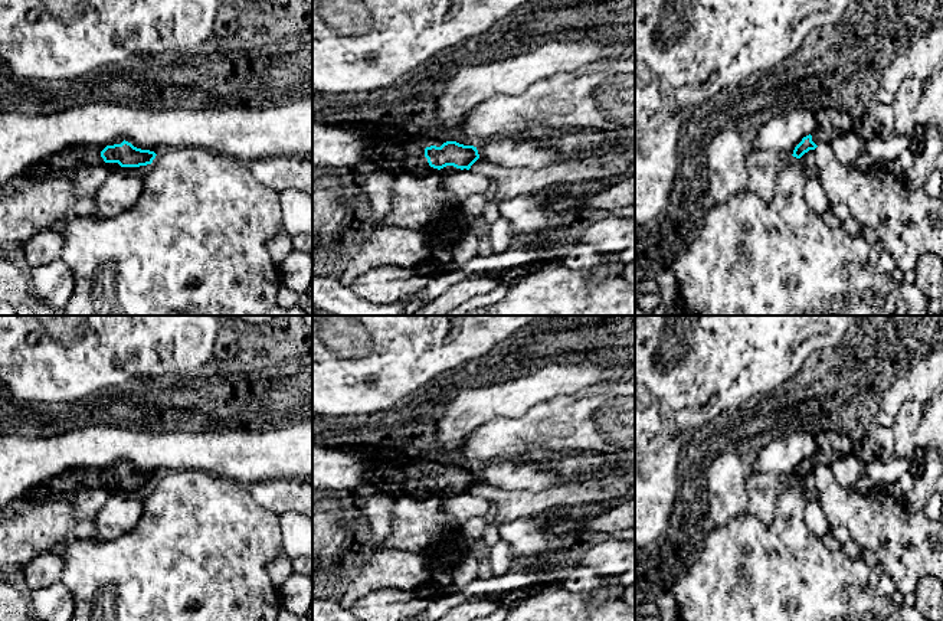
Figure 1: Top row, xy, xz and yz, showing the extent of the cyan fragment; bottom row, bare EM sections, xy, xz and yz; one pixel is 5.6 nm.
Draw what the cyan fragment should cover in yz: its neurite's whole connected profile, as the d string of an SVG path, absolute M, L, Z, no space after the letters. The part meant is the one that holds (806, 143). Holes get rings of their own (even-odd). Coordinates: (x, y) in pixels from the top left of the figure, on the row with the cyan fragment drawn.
M824 108L816 114L818 130L806 137L795 147L793 157L800 158L809 150L818 146L828 146L835 137L852 131L851 117L836 108Z

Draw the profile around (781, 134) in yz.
M799 108L766 121L754 137L753 147L790 157L803 137L818 130L815 112Z

